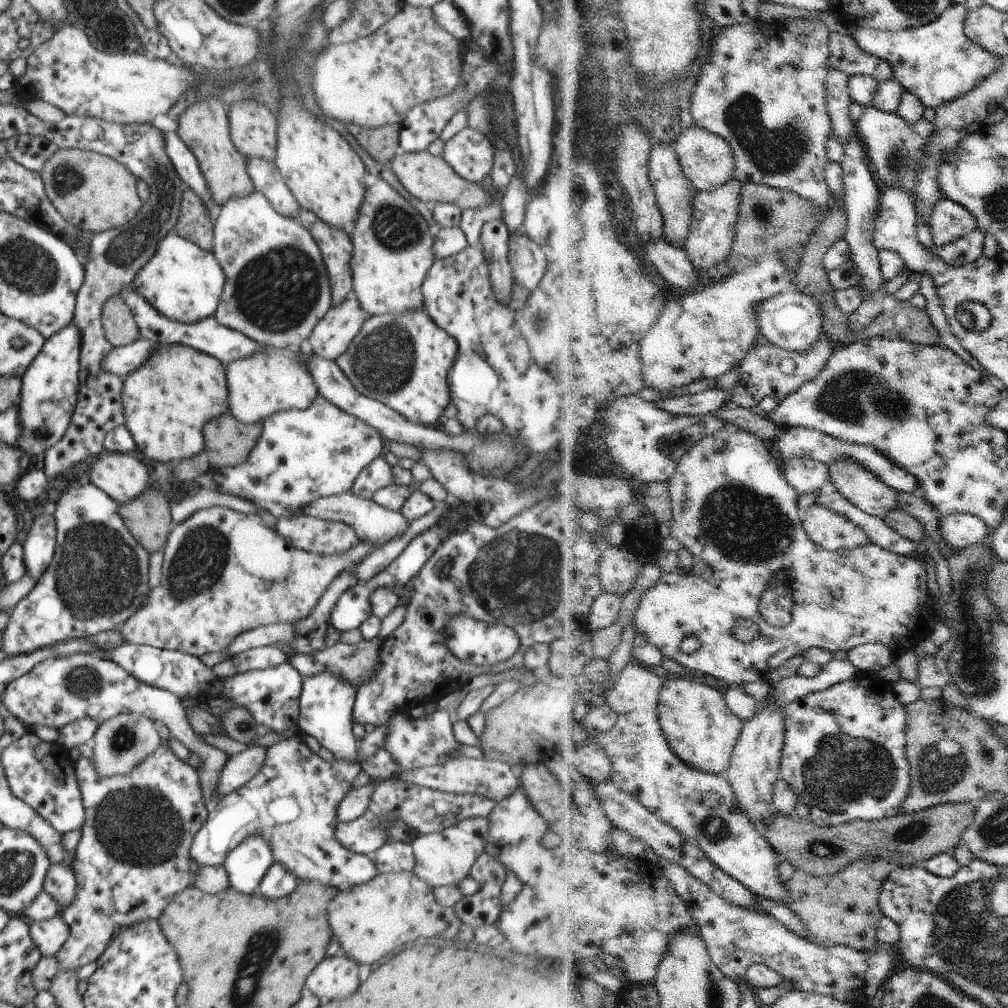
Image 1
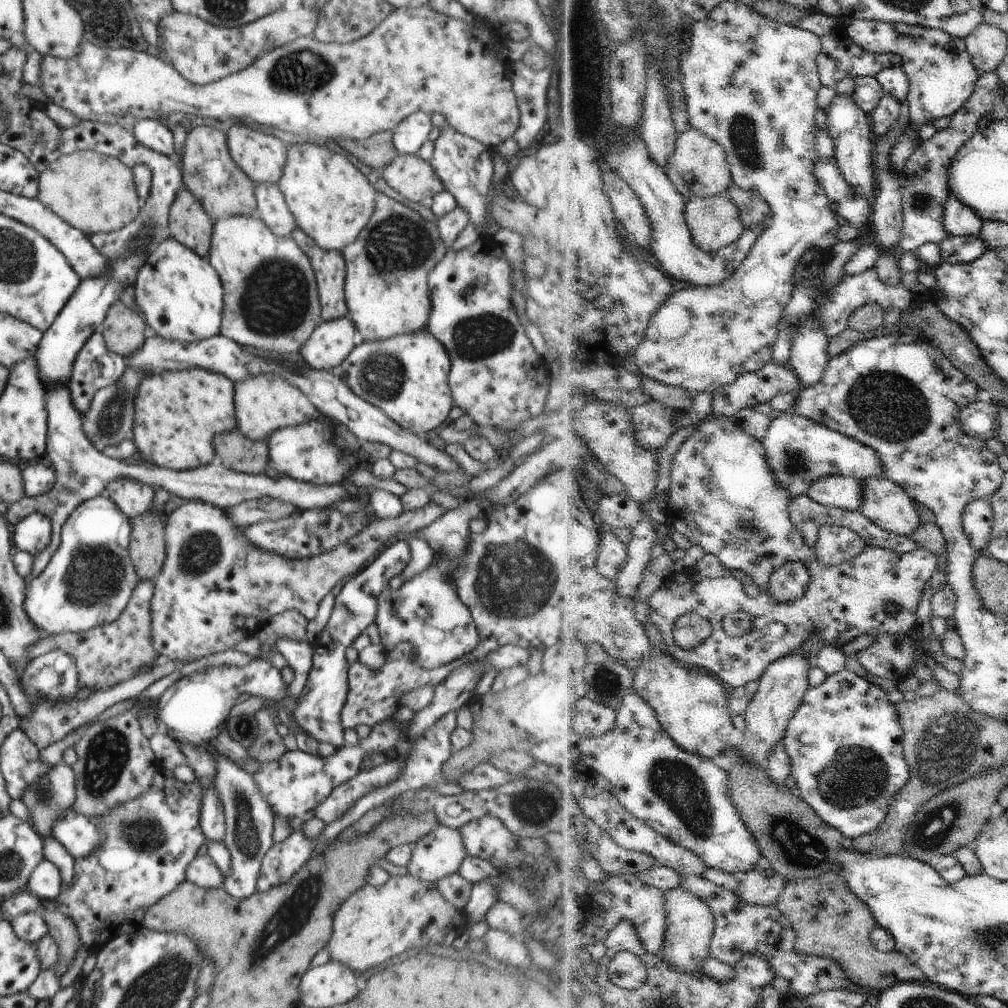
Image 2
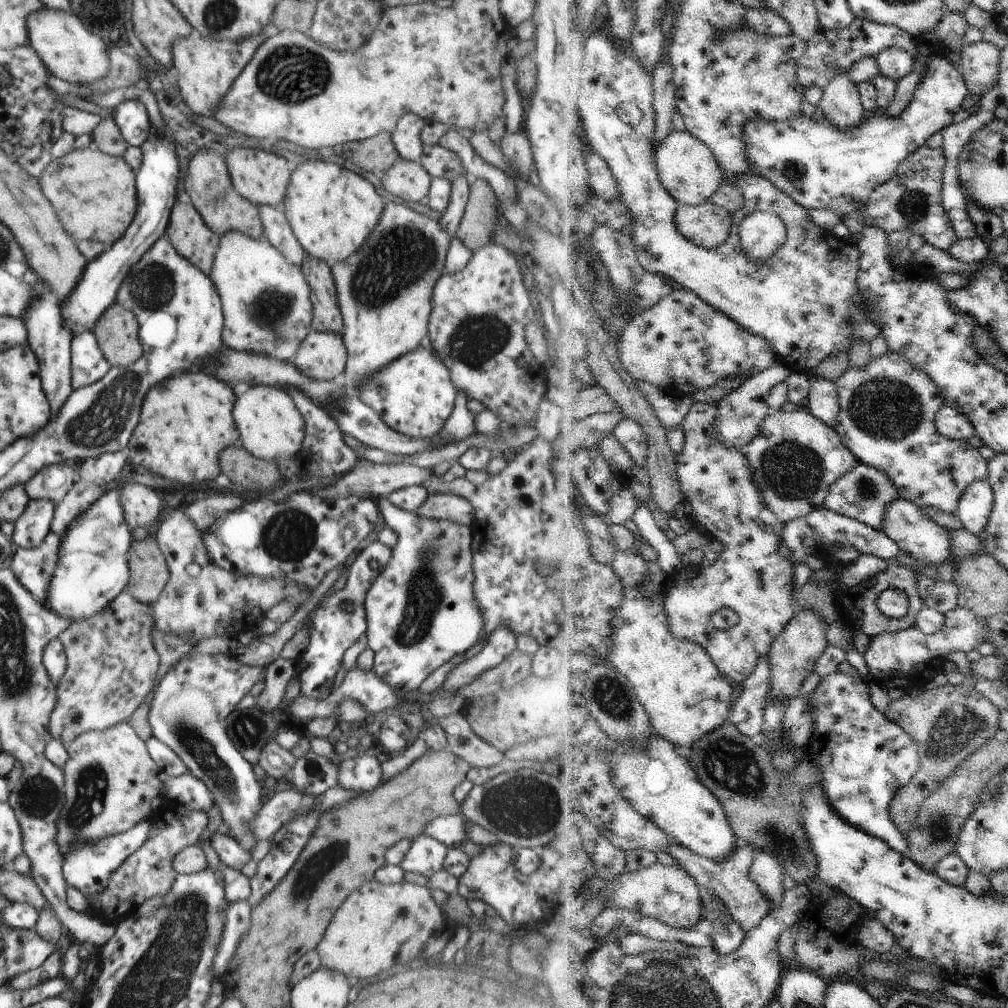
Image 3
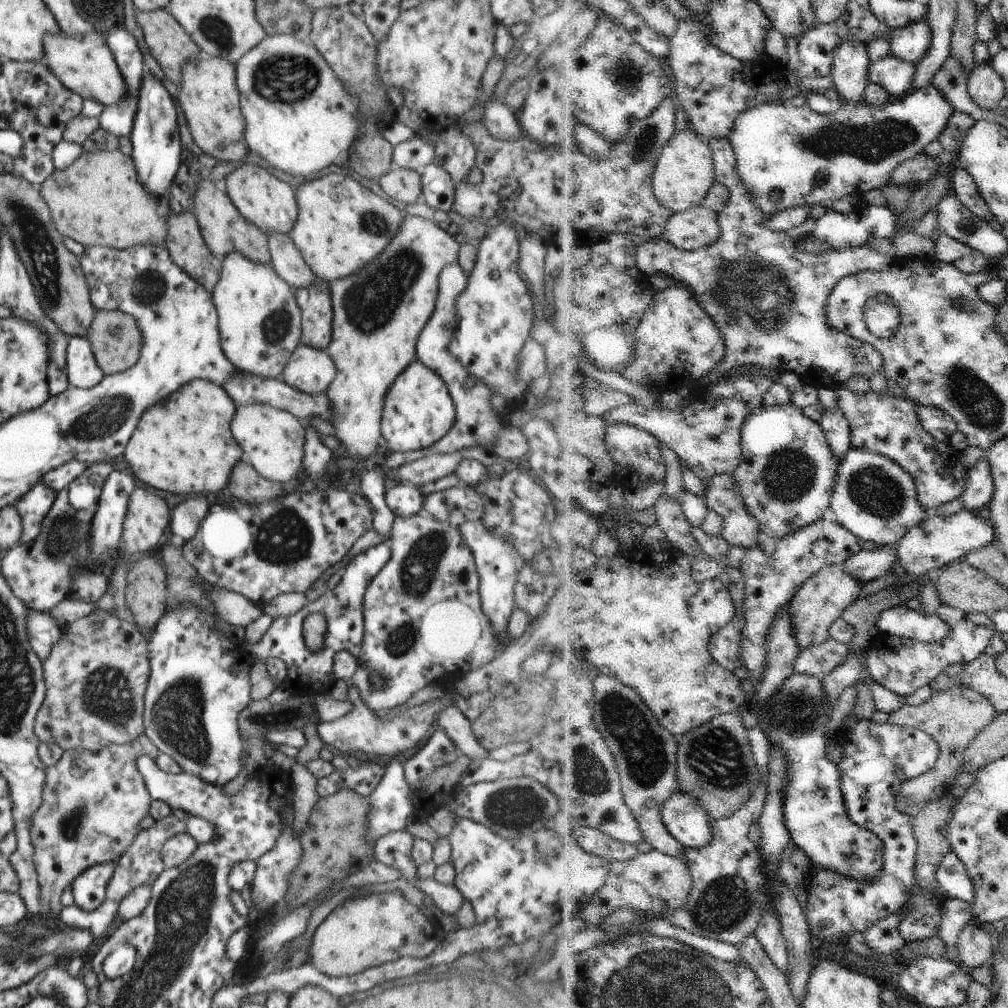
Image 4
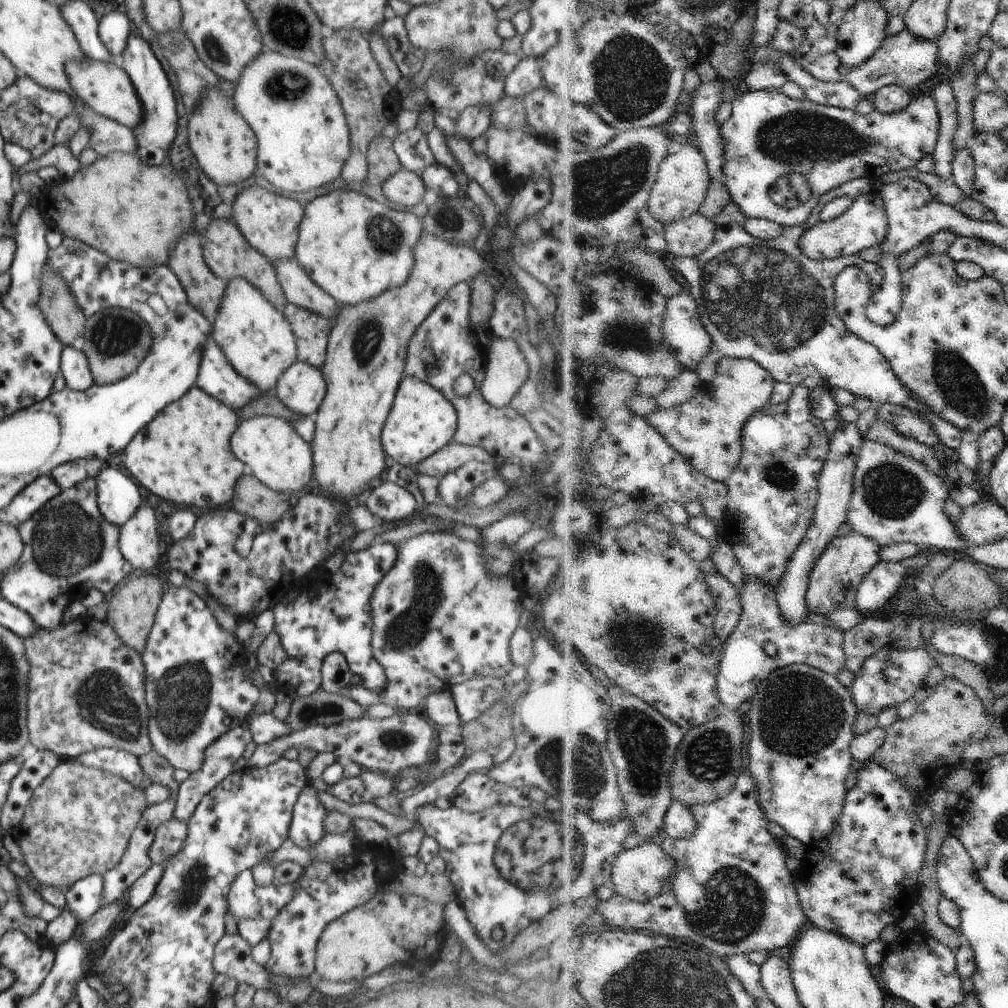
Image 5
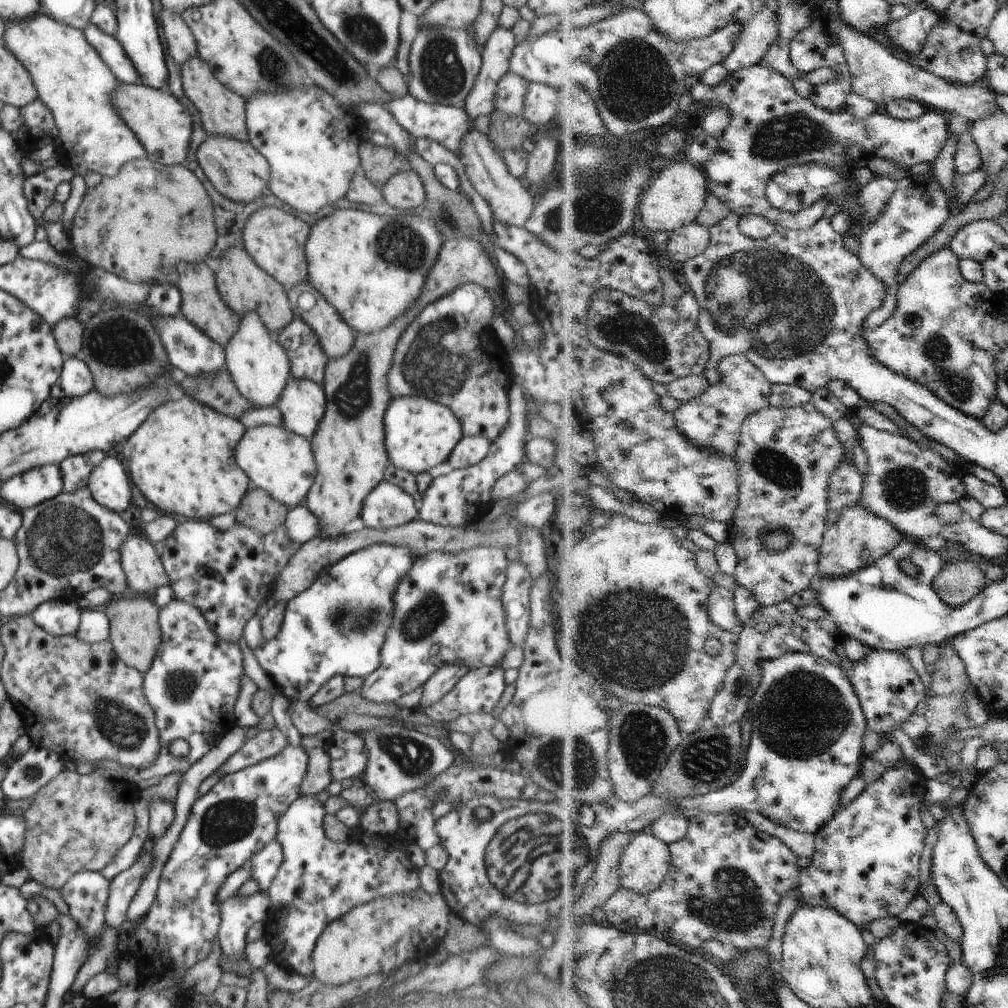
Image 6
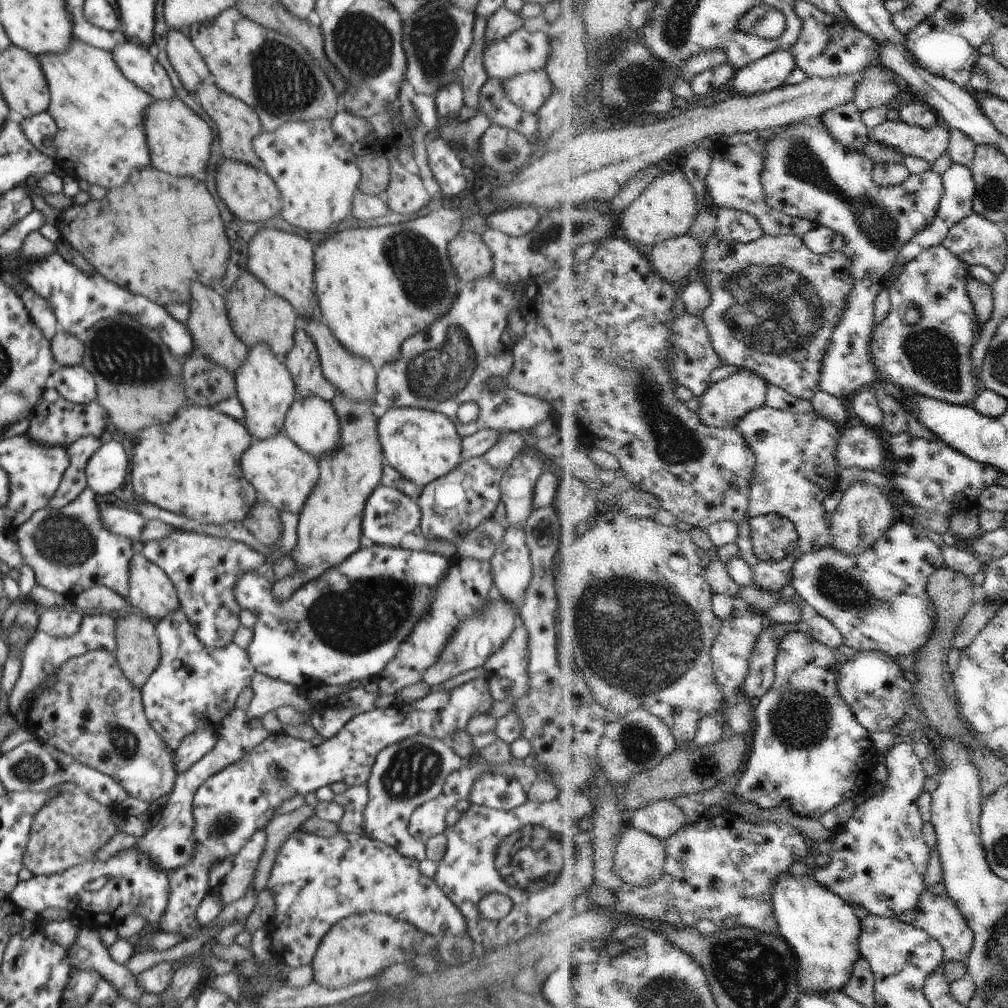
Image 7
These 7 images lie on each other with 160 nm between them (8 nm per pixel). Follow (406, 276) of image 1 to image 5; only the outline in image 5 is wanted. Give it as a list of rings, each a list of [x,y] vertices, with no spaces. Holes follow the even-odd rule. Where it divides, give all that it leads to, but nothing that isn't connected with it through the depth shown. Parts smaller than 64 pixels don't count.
[[[427,233],[413,245],[412,257],[412,270],[401,286],[383,291],[380,295],[362,303],[354,305],[337,303],[336,319],[328,334],[325,358],[320,368],[326,391],[313,416],[314,433],[313,440],[309,444],[313,456],[312,477],[319,486],[329,490],[329,497],[335,497],[345,504],[367,487],[373,487],[371,480],[375,480],[385,467],[383,463],[385,453],[380,443],[380,432],[391,408],[397,385],[403,377],[406,350],[414,330],[425,320],[451,286],[458,282],[470,282],[479,271],[485,270],[482,266],[483,259],[471,246],[445,242]]]

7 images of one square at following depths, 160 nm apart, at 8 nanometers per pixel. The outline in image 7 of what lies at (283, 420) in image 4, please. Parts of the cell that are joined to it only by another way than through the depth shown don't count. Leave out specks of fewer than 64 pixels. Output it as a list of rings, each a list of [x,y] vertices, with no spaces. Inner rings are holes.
[[[283,430],[268,439],[253,439],[241,453],[240,469],[243,478],[251,483],[258,498],[267,501],[277,510],[297,514],[318,479],[316,458],[298,449]]]

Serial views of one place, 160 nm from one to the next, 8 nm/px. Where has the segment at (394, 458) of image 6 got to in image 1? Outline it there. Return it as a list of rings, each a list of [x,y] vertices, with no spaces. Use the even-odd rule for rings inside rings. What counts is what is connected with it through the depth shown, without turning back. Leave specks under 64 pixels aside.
[[[421,308],[403,316],[370,316],[361,326],[349,348],[334,362],[353,389],[362,396],[387,406],[395,414],[422,426],[434,427],[450,403],[447,376],[457,355],[457,344],[427,317]]]

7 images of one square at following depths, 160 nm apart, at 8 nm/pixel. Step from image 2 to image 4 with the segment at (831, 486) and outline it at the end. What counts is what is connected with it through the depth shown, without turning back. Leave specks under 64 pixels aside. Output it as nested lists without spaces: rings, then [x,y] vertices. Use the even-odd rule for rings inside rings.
[[[853,448],[840,464],[830,508],[836,520],[858,537],[884,546],[896,546],[913,527],[933,513],[920,503],[913,477],[897,461],[879,453]]]

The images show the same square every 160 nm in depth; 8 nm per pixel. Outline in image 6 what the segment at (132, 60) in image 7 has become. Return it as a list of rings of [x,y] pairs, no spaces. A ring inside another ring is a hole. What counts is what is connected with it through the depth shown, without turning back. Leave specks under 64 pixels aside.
[[[87,22],[82,28],[82,33],[87,44],[96,50],[103,64],[119,82],[139,84],[140,74],[134,71],[131,61],[114,36],[103,34],[91,22]]]

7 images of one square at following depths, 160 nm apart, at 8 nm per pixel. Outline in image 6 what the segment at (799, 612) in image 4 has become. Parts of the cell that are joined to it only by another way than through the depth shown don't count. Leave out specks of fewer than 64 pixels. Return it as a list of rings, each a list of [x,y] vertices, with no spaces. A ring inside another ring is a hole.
[[[860,502],[842,510],[841,517],[824,536],[821,547],[818,577],[847,577],[869,565],[875,564],[880,558],[893,552],[907,537],[901,534],[889,519],[878,517]]]

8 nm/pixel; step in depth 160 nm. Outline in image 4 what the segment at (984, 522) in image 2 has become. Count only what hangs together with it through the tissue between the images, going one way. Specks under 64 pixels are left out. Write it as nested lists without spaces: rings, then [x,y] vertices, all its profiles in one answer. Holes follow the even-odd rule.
[[[984,454],[983,460],[970,469],[968,486],[962,496],[965,510],[979,514],[987,512],[996,491],[993,473],[990,468],[988,455]]]

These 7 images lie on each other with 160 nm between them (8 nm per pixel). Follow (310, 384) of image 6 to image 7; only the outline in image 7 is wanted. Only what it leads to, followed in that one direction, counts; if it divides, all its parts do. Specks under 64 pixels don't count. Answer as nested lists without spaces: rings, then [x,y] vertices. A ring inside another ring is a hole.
[[[296,395],[285,413],[282,430],[298,449],[314,456],[317,462],[321,457],[332,455],[340,447],[340,428],[333,407],[318,396],[303,398]]]

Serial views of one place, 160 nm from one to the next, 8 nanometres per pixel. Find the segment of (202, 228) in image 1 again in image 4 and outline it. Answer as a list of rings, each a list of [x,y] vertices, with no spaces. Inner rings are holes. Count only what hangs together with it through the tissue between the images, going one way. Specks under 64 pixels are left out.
[[[185,211],[172,214],[167,220],[169,222],[166,221],[166,237],[163,245],[170,259],[173,264],[184,270],[187,275],[201,283],[202,287],[210,292],[217,282],[222,259],[218,258],[217,255],[211,254],[211,251],[207,248],[193,212]]]

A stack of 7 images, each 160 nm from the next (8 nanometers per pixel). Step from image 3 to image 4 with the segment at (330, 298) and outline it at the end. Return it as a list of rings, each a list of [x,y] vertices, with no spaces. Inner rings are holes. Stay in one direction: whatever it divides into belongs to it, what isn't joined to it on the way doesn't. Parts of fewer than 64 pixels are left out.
[[[314,277],[308,287],[294,290],[294,299],[301,313],[300,344],[325,350],[332,329],[329,284]]]

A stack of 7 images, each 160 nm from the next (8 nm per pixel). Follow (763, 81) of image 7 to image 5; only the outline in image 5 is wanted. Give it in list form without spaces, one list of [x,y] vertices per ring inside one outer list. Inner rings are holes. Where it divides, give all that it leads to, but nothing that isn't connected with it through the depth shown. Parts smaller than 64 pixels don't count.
[[[746,89],[741,93],[741,98],[737,98],[734,102],[731,118],[722,124],[726,163],[722,168],[721,180],[729,189],[732,200],[741,207],[749,219],[753,217],[771,219],[784,227],[802,225],[812,215],[820,198],[834,188],[839,188],[855,179],[869,179],[876,182],[887,174],[915,168],[923,158],[936,150],[940,139],[940,120],[940,109],[936,98],[929,94],[915,94],[912,103],[898,113],[884,113],[874,108],[872,112],[863,115],[854,109],[822,105],[807,99],[793,100],[781,92]],[[789,173],[803,173],[812,188],[807,203],[790,209],[777,204],[770,196],[773,183]]]

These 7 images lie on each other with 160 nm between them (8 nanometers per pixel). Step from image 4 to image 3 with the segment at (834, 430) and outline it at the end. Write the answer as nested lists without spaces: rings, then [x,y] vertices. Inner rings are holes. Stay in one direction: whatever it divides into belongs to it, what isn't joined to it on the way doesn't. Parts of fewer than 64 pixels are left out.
[[[816,369],[808,374],[811,386],[805,408],[824,420],[825,424],[836,428],[841,410],[838,386],[834,380],[821,375],[813,375],[813,372],[816,372]]]

